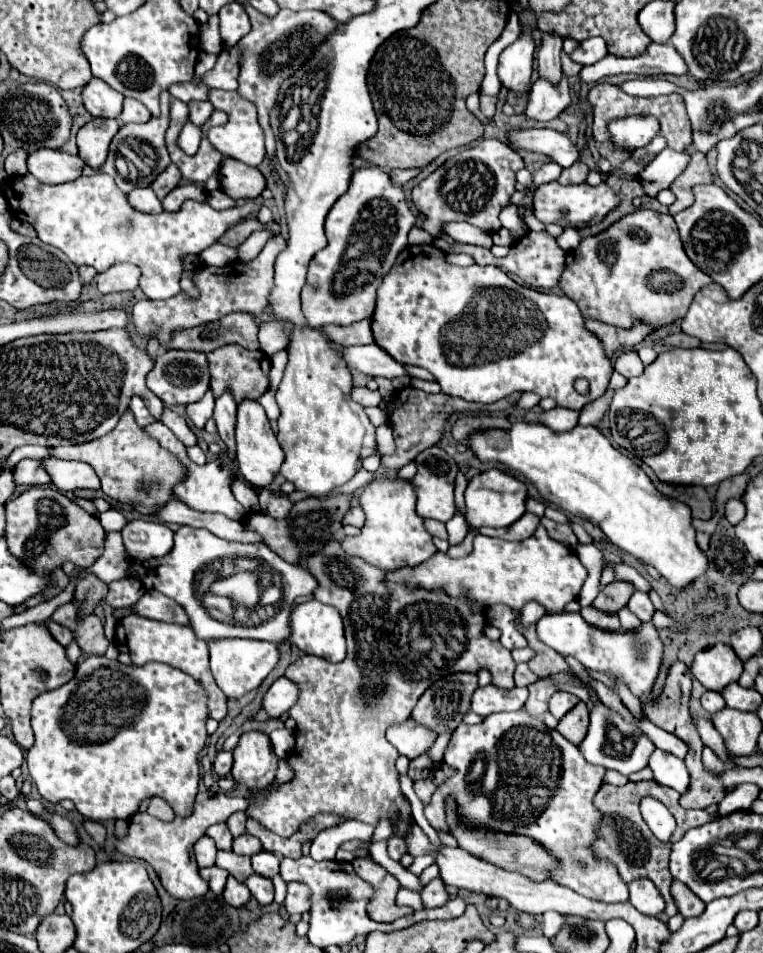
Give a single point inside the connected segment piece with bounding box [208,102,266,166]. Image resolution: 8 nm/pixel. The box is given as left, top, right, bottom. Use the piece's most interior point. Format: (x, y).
(245, 143)

